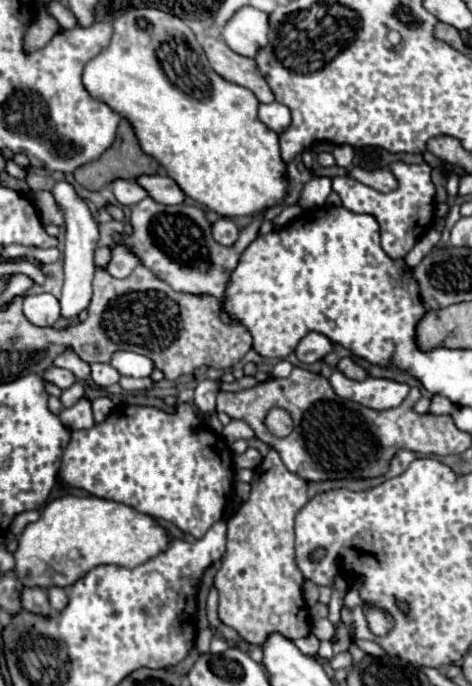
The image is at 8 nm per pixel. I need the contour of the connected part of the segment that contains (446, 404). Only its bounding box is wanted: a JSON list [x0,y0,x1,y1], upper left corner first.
[429,396,455,414]

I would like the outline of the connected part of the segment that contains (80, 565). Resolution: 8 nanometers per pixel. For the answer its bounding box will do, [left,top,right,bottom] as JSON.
[13,496,169,590]

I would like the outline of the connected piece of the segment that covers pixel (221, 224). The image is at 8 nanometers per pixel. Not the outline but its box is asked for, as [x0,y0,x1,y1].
[213,220,239,246]

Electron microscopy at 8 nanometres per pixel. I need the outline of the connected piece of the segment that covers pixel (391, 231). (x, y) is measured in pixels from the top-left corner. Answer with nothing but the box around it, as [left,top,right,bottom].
[333,162,435,258]

